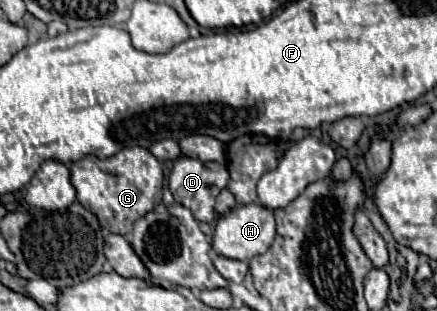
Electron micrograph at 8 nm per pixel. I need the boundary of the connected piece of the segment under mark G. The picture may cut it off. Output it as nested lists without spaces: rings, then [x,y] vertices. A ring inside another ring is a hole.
[[[129,147],[105,161],[91,155],[71,163],[71,183],[77,191],[77,201],[97,215],[105,231],[129,235],[133,223],[161,203],[163,169],[147,149]]]

